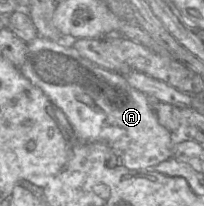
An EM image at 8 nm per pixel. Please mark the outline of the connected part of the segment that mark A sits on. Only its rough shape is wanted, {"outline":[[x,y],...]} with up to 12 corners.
{"outline":[[69,40],[27,43],[21,74],[79,140],[130,170],[172,158],[154,100]]}

